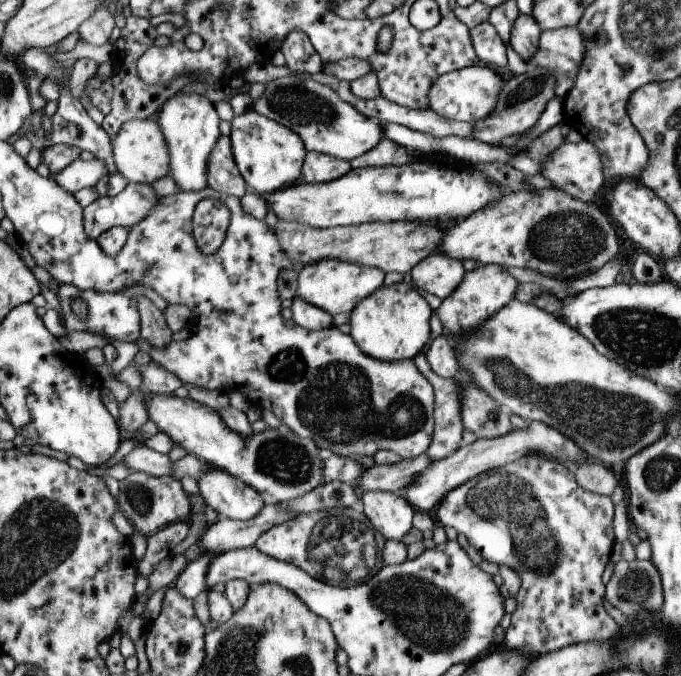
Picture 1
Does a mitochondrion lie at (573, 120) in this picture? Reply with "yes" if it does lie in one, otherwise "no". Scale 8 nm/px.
no

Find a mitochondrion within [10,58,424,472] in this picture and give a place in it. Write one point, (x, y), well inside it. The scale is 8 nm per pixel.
(296, 104)

